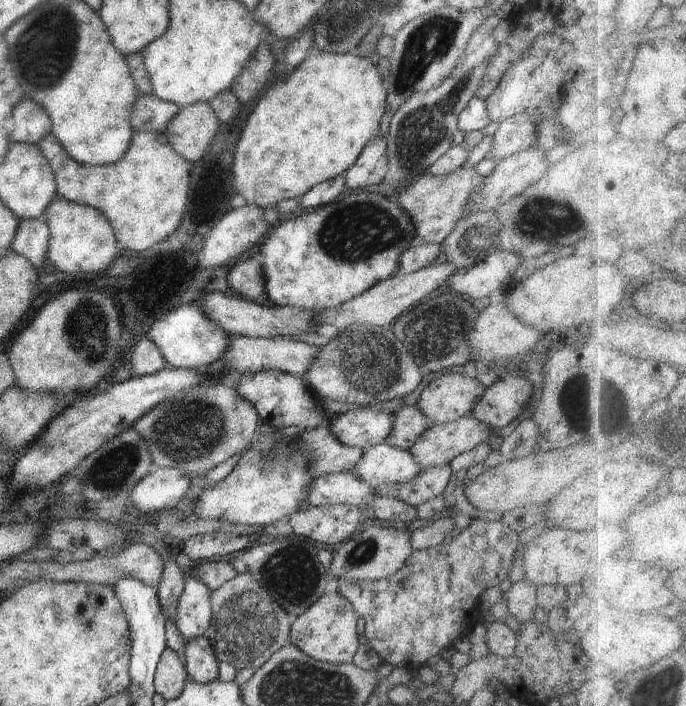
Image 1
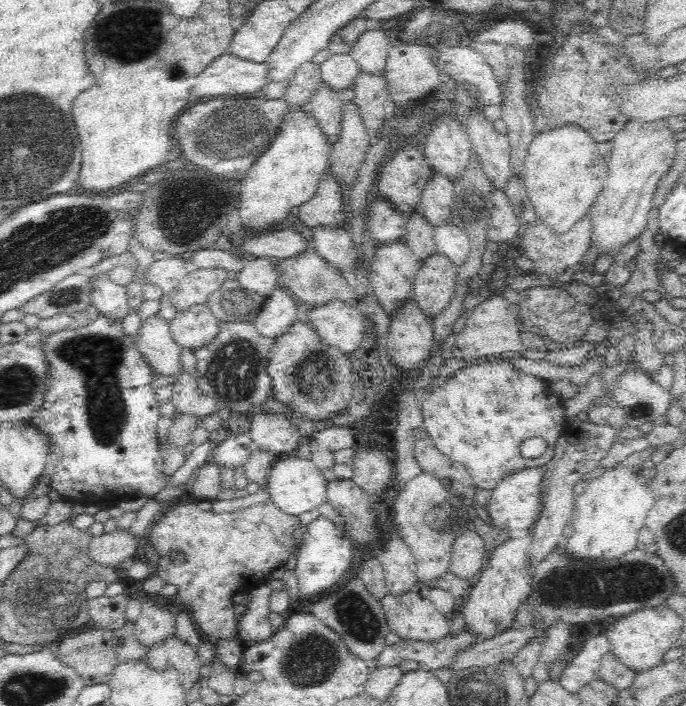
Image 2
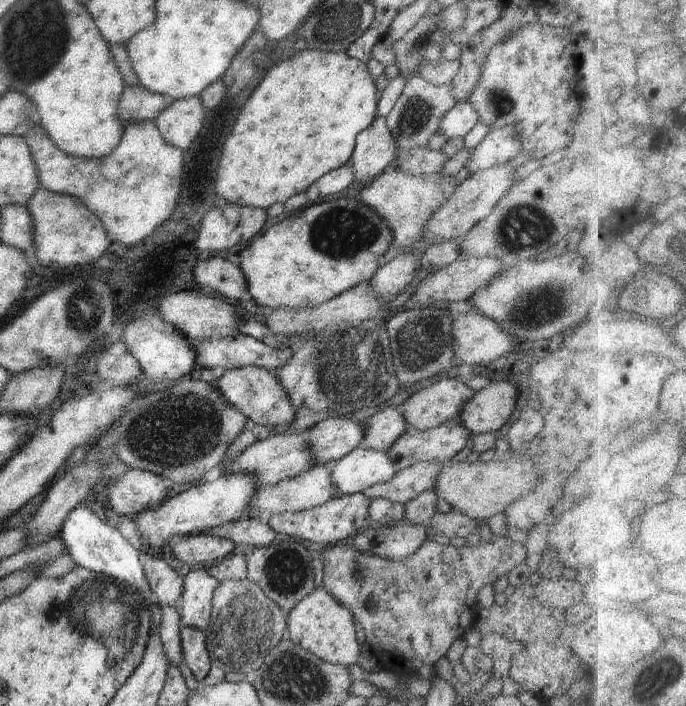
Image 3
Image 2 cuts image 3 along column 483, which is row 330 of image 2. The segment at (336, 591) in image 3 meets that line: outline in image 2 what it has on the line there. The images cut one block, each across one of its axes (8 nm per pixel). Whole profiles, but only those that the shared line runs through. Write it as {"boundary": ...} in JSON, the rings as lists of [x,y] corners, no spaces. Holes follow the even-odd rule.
{"boundary":[[[536,286],[520,292],[517,299],[521,318],[546,332],[554,342],[568,344],[582,341],[586,330],[595,321],[592,306],[577,302],[565,288]]]}

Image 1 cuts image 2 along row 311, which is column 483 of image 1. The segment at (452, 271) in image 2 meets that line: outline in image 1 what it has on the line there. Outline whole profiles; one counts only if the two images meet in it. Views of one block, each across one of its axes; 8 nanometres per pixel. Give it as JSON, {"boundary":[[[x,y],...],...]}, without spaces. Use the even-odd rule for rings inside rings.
{"boundary":[[[473,414],[449,423],[431,424],[414,444],[410,444],[408,452],[425,469],[449,464],[459,454],[476,448],[480,442],[487,442],[491,430]]]}

